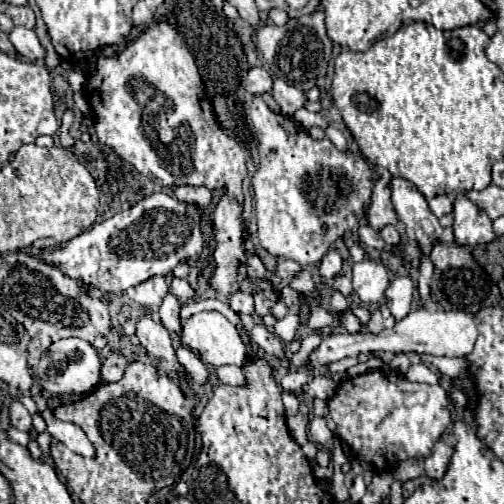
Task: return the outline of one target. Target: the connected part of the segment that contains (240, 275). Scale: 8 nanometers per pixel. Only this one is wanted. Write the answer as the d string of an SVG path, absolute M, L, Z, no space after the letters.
M222 194L218 206L214 208L214 270L210 274L210 286L218 294L234 294L240 288L240 282L246 278L246 254L242 250L242 226L240 226L242 204L238 204L232 196Z

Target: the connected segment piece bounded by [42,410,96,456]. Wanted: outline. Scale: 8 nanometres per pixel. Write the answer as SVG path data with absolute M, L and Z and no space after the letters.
M44 410L42 412L42 418L48 426L48 434L52 434L56 440L60 440L66 448L70 448L72 452L76 454L82 454L82 456L94 456L96 450L92 446L92 442L88 440L88 436L82 432L82 428L78 428L76 424L70 424L70 422L62 422L58 420L52 410Z

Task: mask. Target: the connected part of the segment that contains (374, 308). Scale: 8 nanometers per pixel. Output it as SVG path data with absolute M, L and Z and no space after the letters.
M372 304L372 306L370 306L372 320L368 322L368 326L366 326L366 328L368 328L372 334L378 334L378 332L382 330L382 314L380 314L380 310L378 310L378 308L380 308L380 304Z

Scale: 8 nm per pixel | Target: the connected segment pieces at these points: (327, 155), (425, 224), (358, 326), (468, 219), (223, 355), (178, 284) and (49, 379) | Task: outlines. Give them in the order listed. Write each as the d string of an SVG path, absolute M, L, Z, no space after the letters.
M254 96L249 118L260 152L260 166L252 176L258 242L268 254L276 258L288 258L298 262L300 266L318 264L330 250L330 246L348 232L346 216L354 212L358 218L362 218L372 194L372 170L364 162L364 158L358 158L352 152L340 152L328 138L324 140L310 138L300 126L294 124L292 118L272 112L262 100L262 96Z
M392 178L392 206L398 218L406 224L406 236L416 240L424 252L440 238L442 226L438 218L430 212L426 198L418 192L418 188L406 178Z
M350 310L340 312L340 324L342 324L342 328L346 328L346 332L350 332L350 334L356 334L356 332L360 332L360 330L364 328L364 324L362 324Z
M464 194L454 200L454 240L458 246L474 248L478 244L488 244L496 238L492 230L492 220Z
M198 312L182 324L182 344L196 352L206 364L242 366L246 344L238 330L220 312Z
M172 278L172 284L170 284L170 292L174 292L174 296L178 300L190 300L194 296L194 290L190 288L190 284L186 280L180 280L180 278Z
M64 338L54 342L36 366L38 382L50 394L86 394L100 384L100 356L92 344L80 338Z

